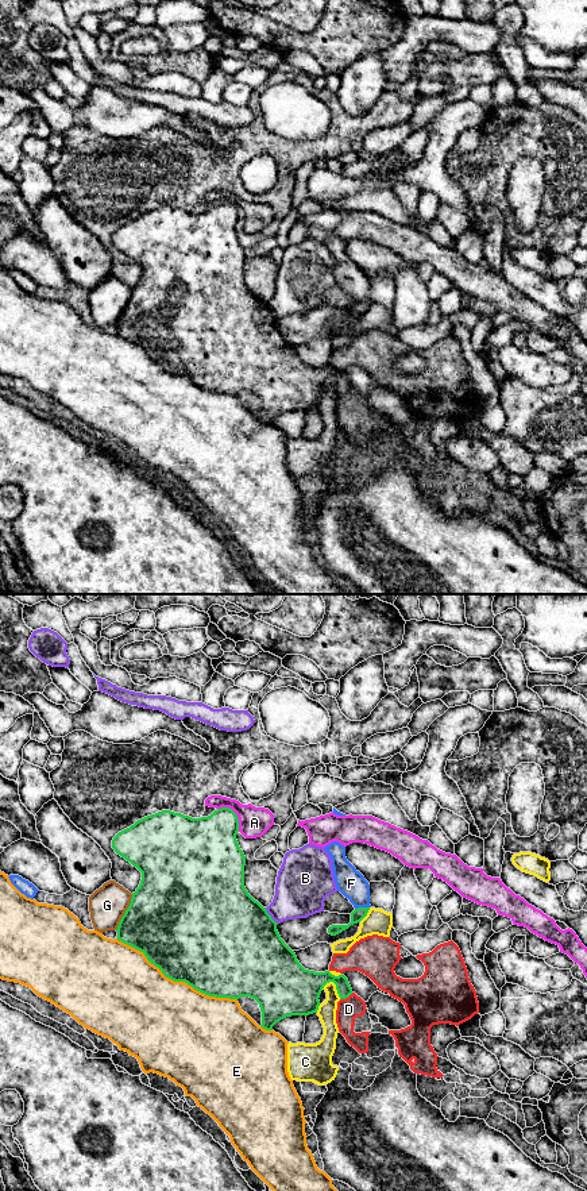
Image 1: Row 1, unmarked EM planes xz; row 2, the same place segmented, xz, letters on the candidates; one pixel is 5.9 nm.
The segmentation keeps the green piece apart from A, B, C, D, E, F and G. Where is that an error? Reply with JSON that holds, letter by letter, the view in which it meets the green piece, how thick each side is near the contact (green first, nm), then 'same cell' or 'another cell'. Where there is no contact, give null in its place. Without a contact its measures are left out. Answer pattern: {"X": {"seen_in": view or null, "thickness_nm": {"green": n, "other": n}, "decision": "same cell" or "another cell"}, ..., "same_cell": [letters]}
{"A": {"seen_in": "xz", "thickness_nm": {"green": 340, "other": 180}, "decision": "another cell"}, "B": {"seen_in": "xz", "thickness_nm": {"green": 500, "other": 300}, "decision": "another cell"}, "C": {"seen_in": "xz", "thickness_nm": {"green": 280, "other": 110}, "decision": "another cell"}, "D": {"seen_in": "xz", "thickness_nm": {"green": 200, "other": 140}, "decision": "another cell"}, "E": {"seen_in": "xz", "thickness_nm": {"green": 480, "other": 500}, "decision": "another cell"}, "F": {"seen_in": "xz", "thickness_nm": {"green": 80, "other": 170}, "decision": "another cell"}, "G": {"seen_in": "xz", "thickness_nm": {"green": 480, "other": 220}, "decision": "another cell"}, "same_cell": []}

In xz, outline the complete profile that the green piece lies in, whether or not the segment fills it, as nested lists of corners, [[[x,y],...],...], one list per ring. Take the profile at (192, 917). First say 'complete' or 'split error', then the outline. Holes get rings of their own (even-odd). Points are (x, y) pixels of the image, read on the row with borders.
complete | [[[229,808],[217,809],[201,818],[162,810],[119,832],[112,840],[112,848],[142,872],[142,880],[119,922],[117,940],[143,952],[166,978],[185,982],[205,995],[255,999],[262,1011],[260,1026],[273,1030],[286,1017],[317,1013],[318,998],[327,983],[336,984],[340,999],[348,998],[352,988],[343,974],[335,976],[329,971],[305,970],[294,951],[281,938],[278,924],[244,887],[246,856],[236,840],[237,832],[239,818]]]

